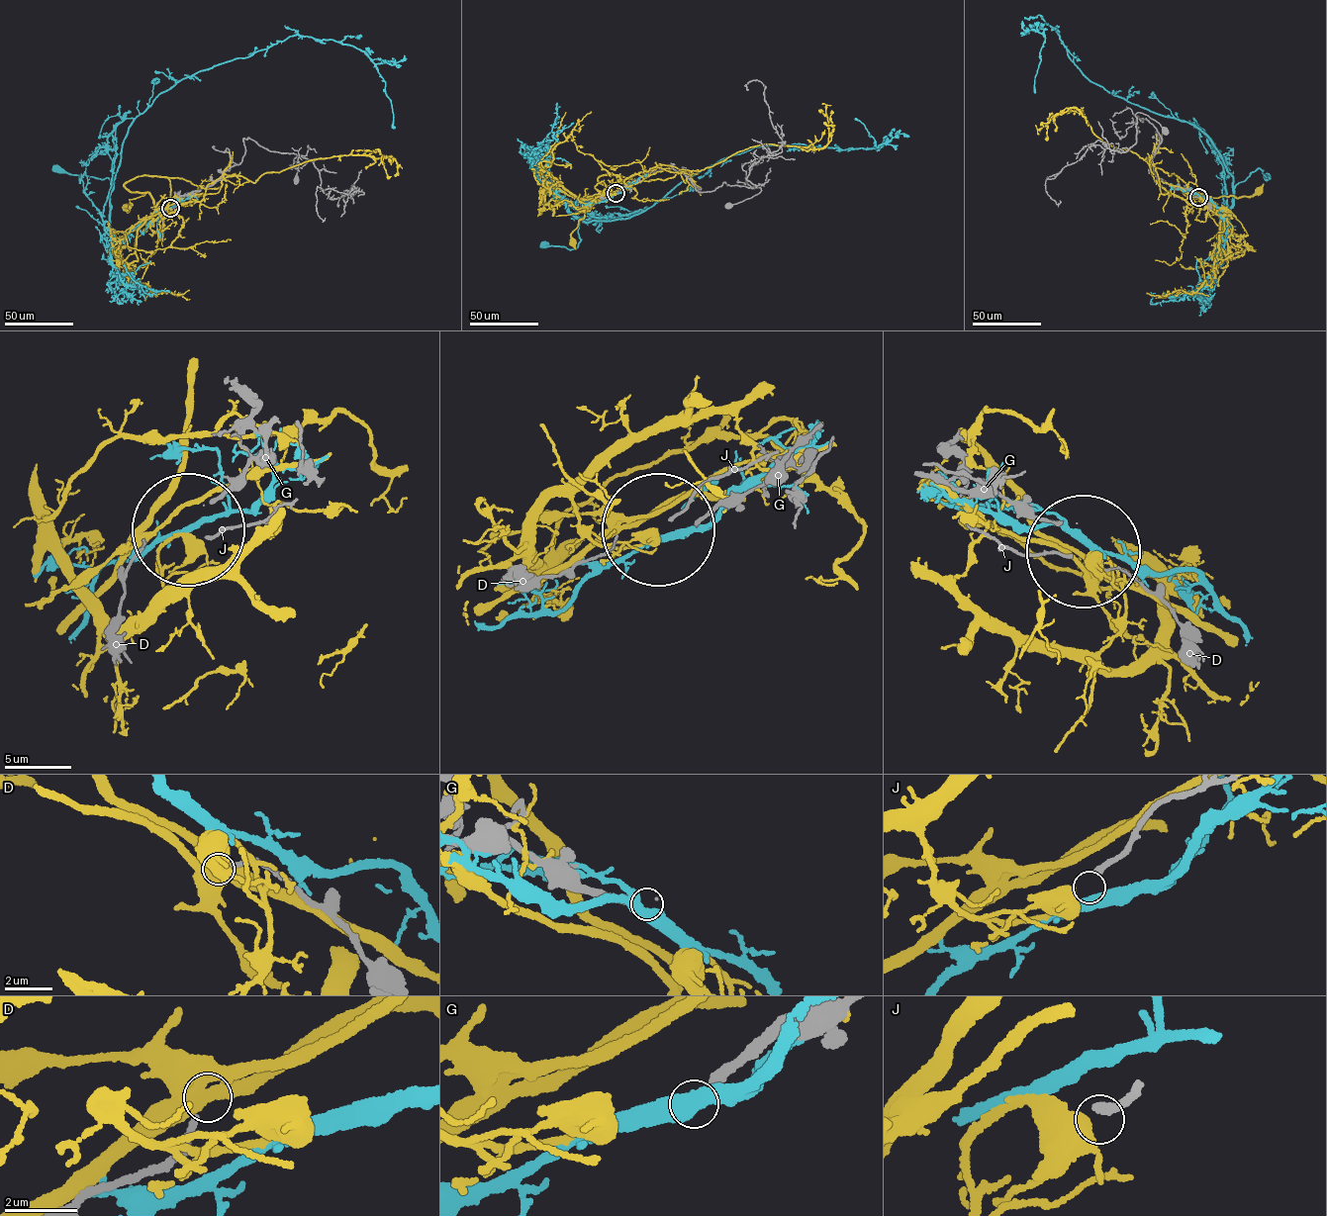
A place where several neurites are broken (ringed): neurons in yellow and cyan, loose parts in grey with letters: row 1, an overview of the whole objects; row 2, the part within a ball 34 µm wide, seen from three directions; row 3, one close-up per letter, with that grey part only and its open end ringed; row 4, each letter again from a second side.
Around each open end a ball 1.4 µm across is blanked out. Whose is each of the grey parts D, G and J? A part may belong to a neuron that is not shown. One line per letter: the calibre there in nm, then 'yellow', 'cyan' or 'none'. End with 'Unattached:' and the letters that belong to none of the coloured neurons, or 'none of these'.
D: 200 nm | yellow
G: 280 nm | none
J: 240 nm | none
Unattached: G, J

